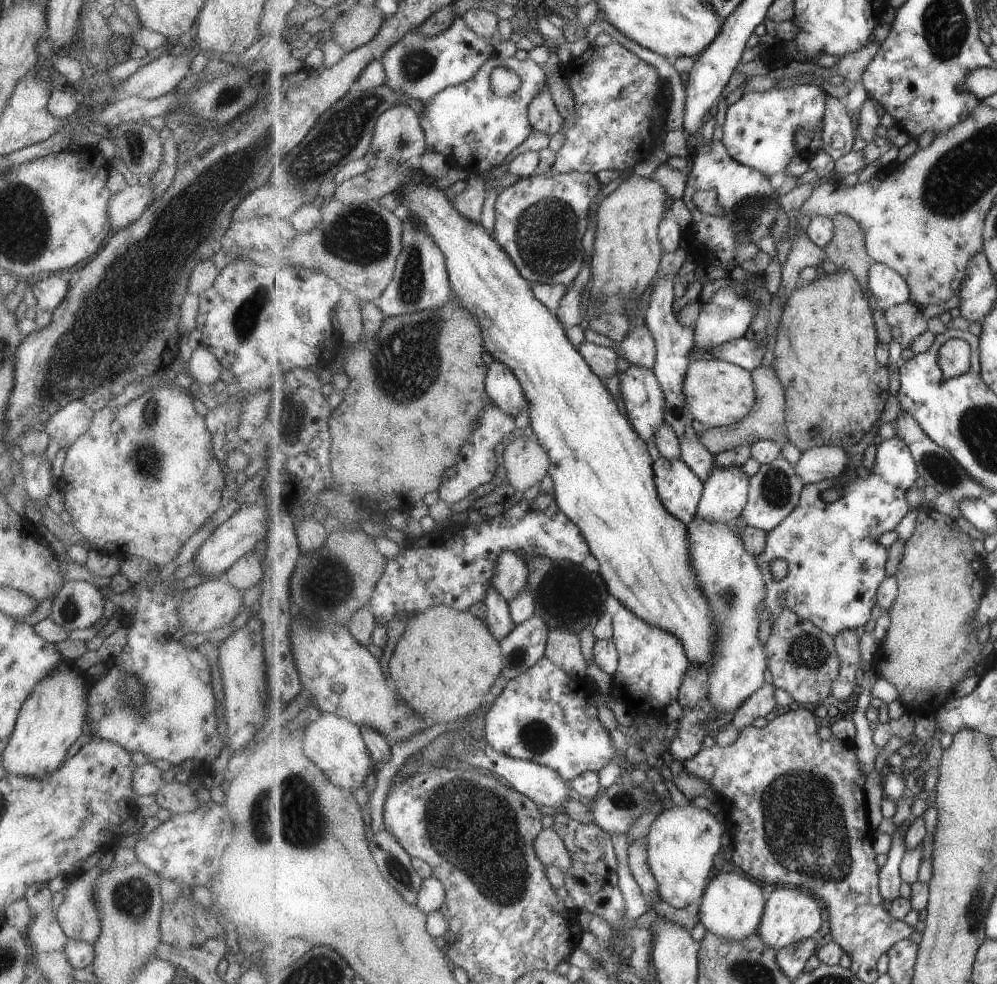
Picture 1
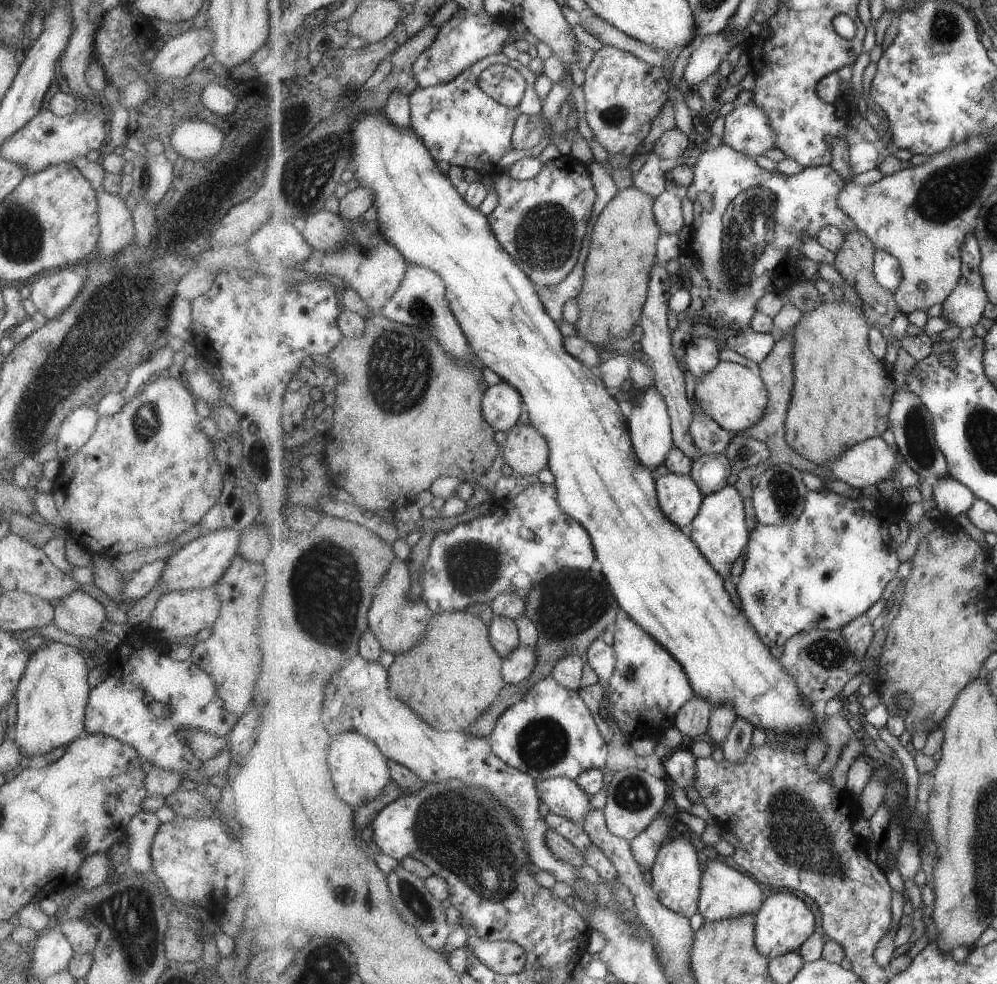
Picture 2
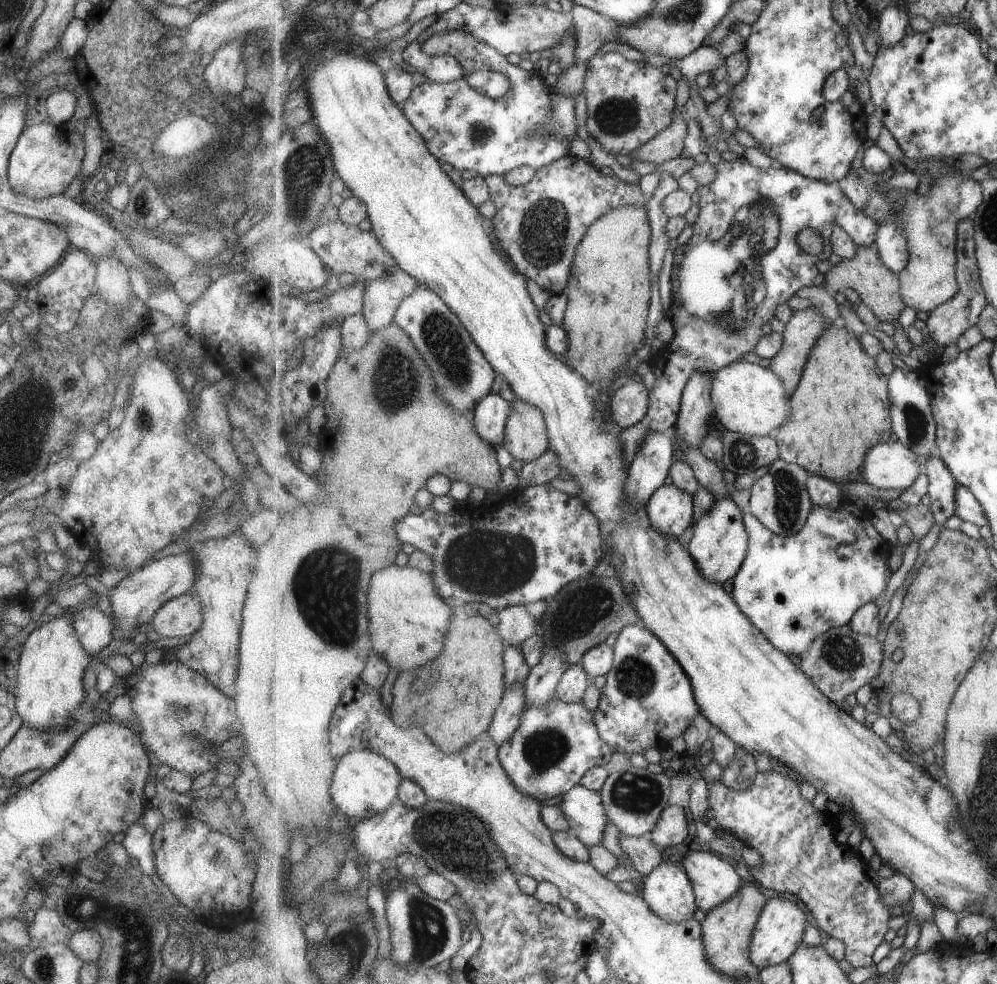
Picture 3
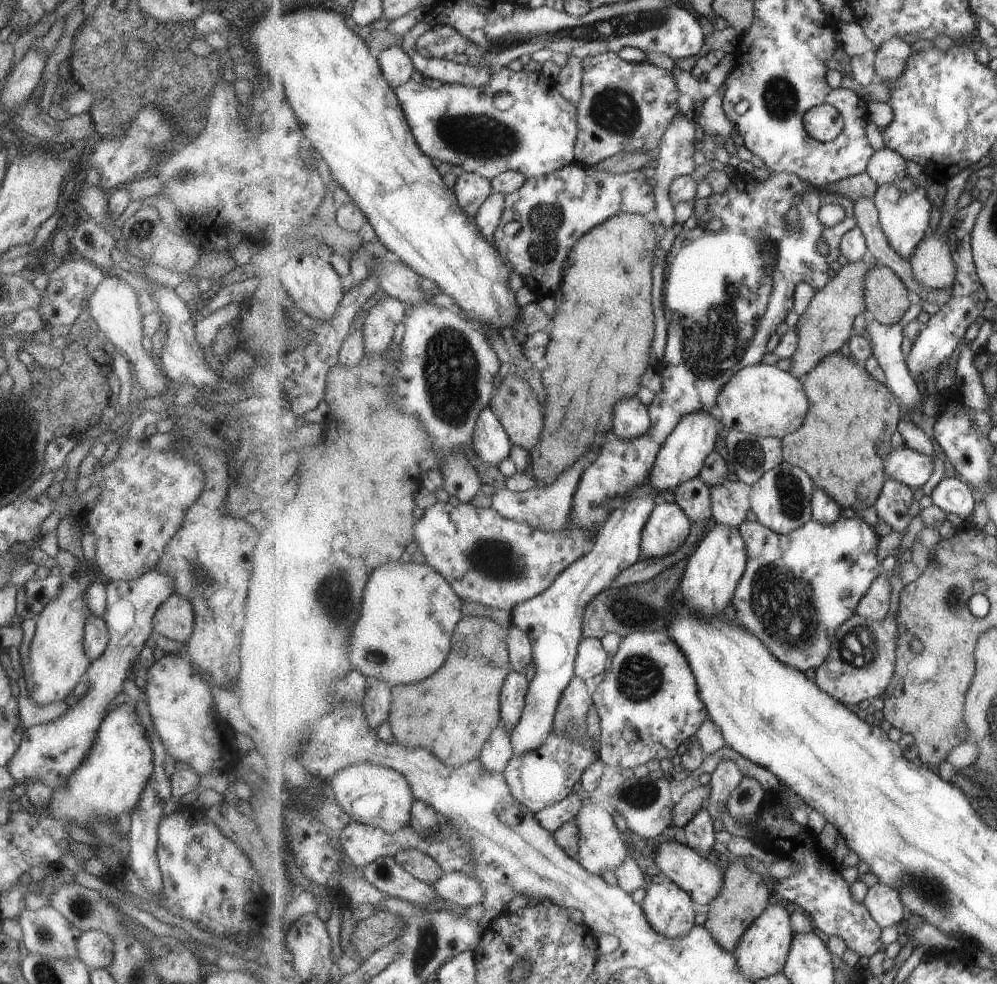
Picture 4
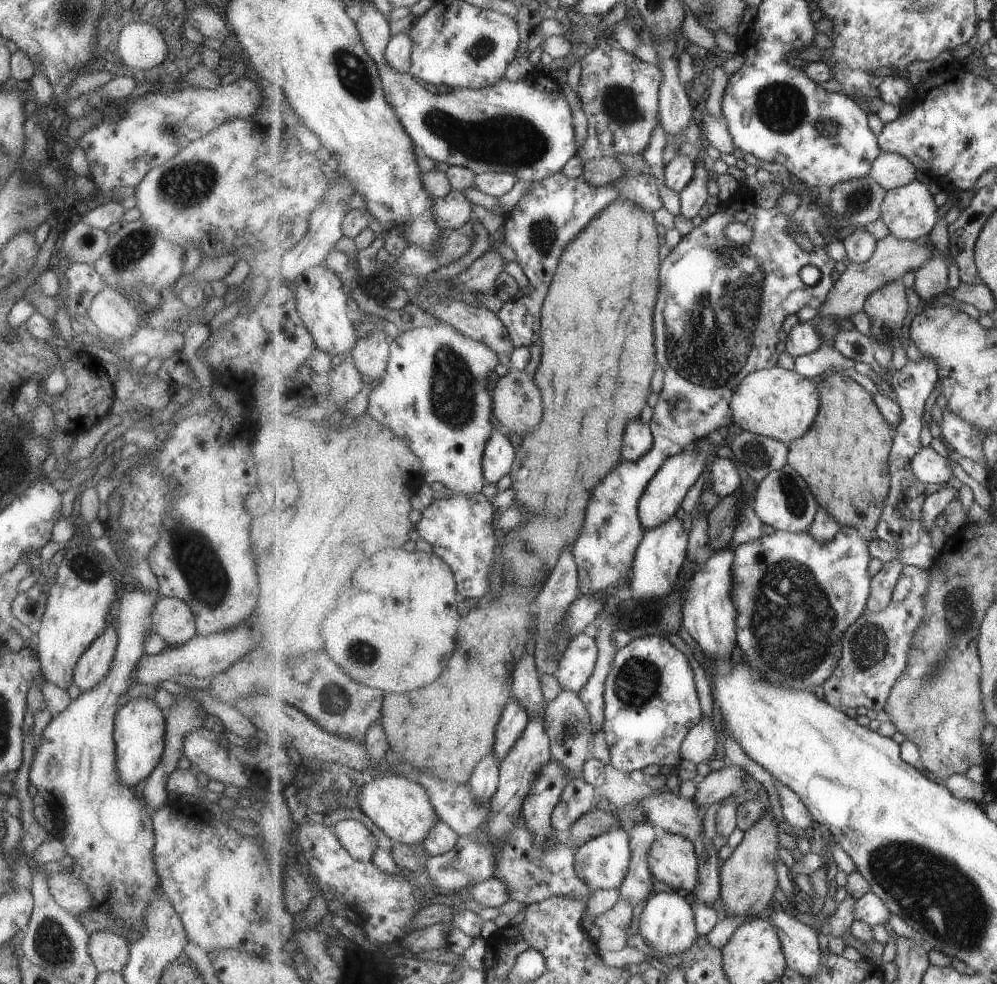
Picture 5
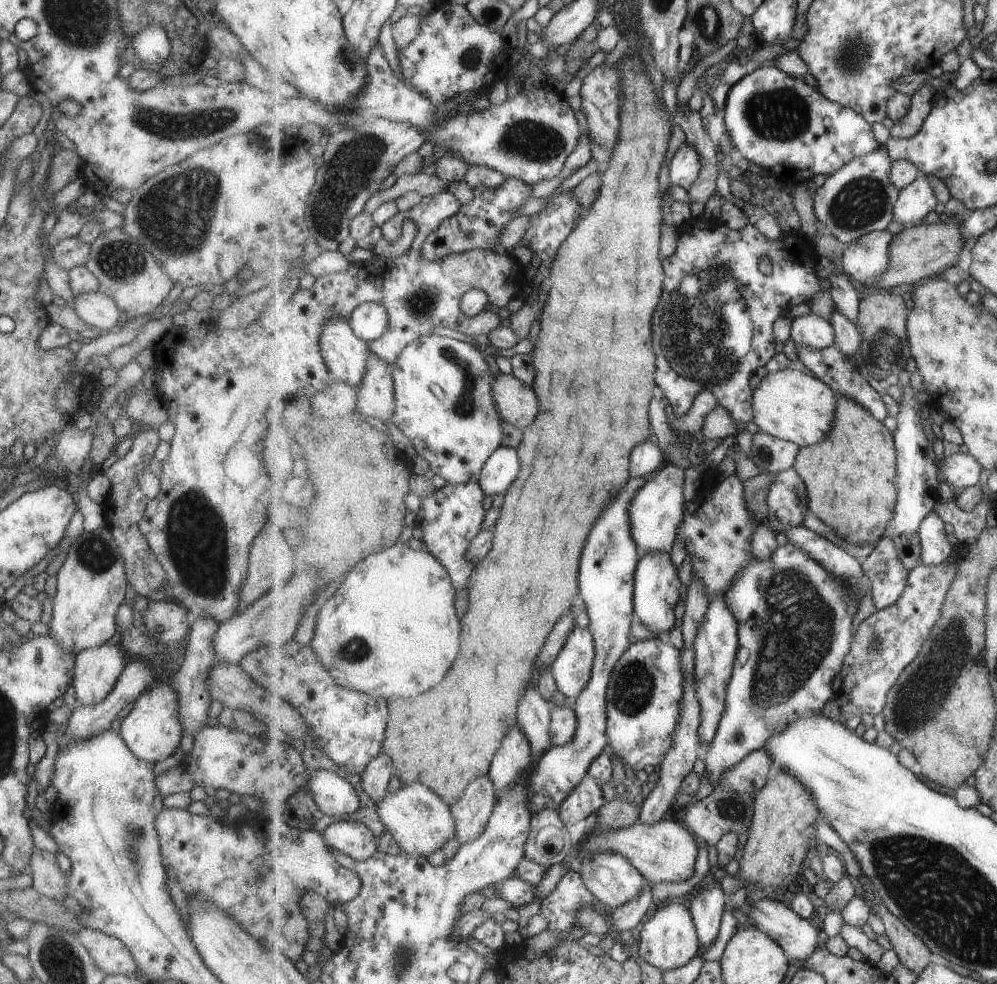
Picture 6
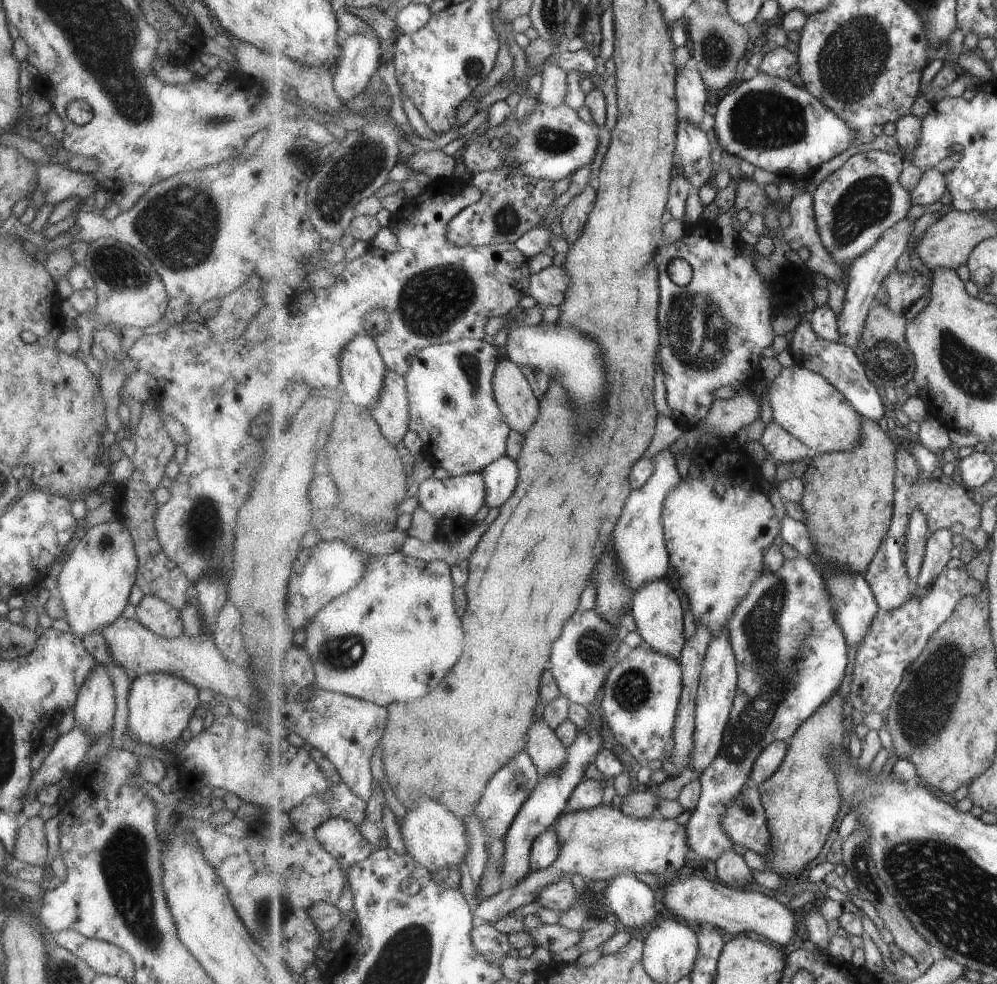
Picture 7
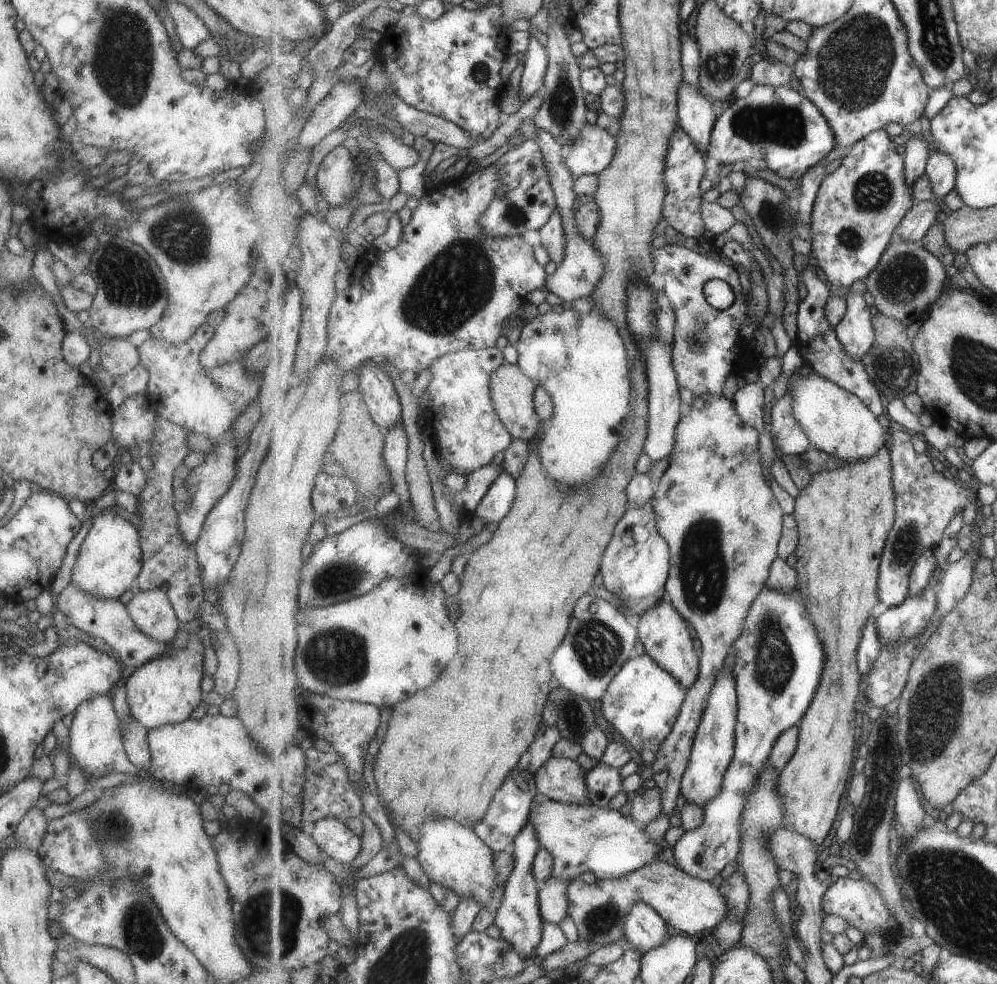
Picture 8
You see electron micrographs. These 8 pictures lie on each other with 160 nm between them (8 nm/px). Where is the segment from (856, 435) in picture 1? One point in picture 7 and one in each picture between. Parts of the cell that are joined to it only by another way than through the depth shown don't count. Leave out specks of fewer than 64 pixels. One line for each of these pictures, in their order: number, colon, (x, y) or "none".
2: (843, 394)
3: (842, 408)
4: (843, 445)
5: (845, 457)
6: (851, 479)
7: (849, 496)

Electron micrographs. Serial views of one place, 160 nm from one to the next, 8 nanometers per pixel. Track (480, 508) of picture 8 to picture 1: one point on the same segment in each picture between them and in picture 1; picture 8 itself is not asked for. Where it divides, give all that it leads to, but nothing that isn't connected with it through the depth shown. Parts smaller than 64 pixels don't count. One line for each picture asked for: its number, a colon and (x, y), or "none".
1: (505, 389)
2: (502, 405)
3: (491, 414)
4: (491, 441)
5: (498, 461)
6: (500, 472)
7: (500, 476)

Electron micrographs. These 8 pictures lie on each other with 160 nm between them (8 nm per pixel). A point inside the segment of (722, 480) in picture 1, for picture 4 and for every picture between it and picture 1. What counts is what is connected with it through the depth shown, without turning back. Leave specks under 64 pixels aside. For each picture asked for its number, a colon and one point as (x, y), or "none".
2: (720, 530)
3: (720, 543)
4: (714, 571)

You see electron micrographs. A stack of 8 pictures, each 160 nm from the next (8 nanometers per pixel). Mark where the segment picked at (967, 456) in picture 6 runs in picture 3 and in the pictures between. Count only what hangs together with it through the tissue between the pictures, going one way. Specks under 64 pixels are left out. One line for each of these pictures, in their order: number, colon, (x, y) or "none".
3: (892, 464)
4: (913, 469)
5: (929, 466)

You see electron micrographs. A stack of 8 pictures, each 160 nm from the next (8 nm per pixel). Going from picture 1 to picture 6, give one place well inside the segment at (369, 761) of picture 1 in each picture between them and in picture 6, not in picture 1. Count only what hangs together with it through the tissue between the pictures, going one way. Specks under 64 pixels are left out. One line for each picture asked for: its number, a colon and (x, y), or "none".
2: (361, 771)
3: (366, 783)
4: (373, 794)
5: (401, 806)
6: (422, 821)

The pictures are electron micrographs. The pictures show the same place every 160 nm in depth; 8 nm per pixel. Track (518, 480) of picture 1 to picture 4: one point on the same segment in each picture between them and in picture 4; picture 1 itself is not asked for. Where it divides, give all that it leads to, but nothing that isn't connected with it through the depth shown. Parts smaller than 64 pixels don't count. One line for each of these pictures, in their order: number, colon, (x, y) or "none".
2: (527, 451)
3: (527, 437)
4: (519, 409)

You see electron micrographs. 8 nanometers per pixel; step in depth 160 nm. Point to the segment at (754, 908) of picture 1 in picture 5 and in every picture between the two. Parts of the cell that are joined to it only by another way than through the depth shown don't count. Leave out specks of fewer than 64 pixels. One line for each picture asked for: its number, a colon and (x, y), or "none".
2: (726, 892)
3: (714, 877)
4: (700, 877)
5: (673, 858)

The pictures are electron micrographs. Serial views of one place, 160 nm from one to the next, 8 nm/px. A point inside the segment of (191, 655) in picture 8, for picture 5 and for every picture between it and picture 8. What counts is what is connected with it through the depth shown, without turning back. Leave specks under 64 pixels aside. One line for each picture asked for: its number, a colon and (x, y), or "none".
5: (138, 729)
6: (151, 730)
7: (160, 704)

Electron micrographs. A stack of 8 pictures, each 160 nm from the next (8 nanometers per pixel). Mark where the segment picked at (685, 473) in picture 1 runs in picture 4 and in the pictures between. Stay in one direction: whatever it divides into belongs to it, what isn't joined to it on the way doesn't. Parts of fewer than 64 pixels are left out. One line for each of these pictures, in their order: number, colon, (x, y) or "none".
2: (681, 498)
3: (671, 511)
4: (668, 528)

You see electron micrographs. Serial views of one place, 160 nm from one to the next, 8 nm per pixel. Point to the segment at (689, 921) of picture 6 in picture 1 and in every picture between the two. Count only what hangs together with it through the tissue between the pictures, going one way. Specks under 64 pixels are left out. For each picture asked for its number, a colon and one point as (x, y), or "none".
1: (682, 843)
2: (677, 880)
3: (668, 890)
4: (669, 908)
5: (668, 922)

